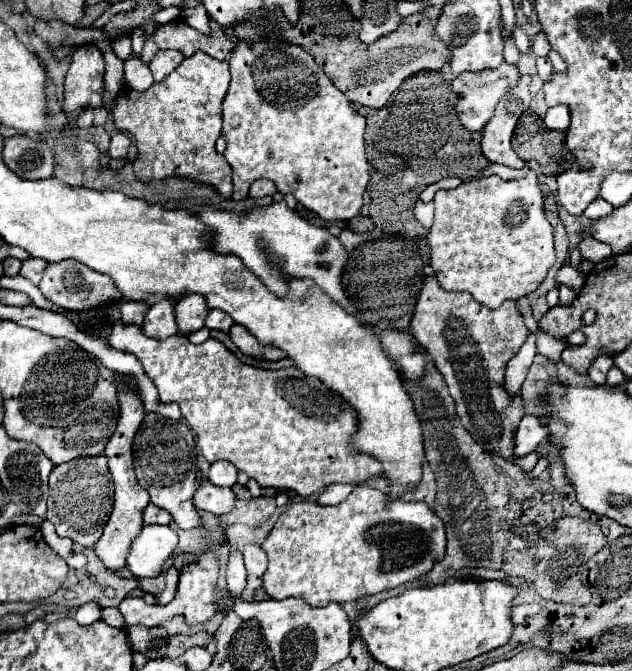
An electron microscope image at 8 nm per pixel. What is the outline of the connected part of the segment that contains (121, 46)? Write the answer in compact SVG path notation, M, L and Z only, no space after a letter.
M125 32L125 34L114 38L112 48L118 58L122 61L128 60L132 53L130 34Z

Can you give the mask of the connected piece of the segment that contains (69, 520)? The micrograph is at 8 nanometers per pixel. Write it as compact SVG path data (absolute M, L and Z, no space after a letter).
M84 456L56 466L50 474L46 518L56 526L58 536L70 538L86 548L94 546L94 540L102 536L102 528L112 512L114 484L106 462L106 456Z

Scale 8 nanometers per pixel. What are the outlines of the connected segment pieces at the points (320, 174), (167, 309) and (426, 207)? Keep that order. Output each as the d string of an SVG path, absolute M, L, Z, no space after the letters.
M238 40L228 64L232 80L222 106L222 136L228 144L224 158L232 168L232 198L248 198L250 184L266 178L276 184L280 194L292 194L304 208L316 212L322 220L350 220L358 216L362 194L370 180L364 152L364 118L314 62L312 54L296 44L280 40Z
M160 300L160 304L150 306L146 320L142 324L142 332L148 338L156 338L156 340L164 340L176 334L174 306L170 300Z
M418 198L418 202L414 204L414 214L416 214L416 220L418 220L422 226L430 228L430 226L432 226L432 220L434 220L434 204L432 204L432 202L422 202L422 200Z

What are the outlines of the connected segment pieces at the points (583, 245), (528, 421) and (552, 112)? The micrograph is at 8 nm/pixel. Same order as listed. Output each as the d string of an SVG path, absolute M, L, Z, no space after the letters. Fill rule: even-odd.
M586 237L586 240L580 242L580 252L582 258L598 264L600 260L606 260L608 256L612 256L612 248L608 248L608 244L602 242L592 242L592 237Z
M524 416L514 436L514 456L526 456L534 452L546 436L548 430L542 428L538 416Z
M558 104L558 106L552 106L548 112L546 112L546 118L544 118L544 124L548 128L554 128L554 130L568 130L570 126L570 110L568 106L564 104Z

